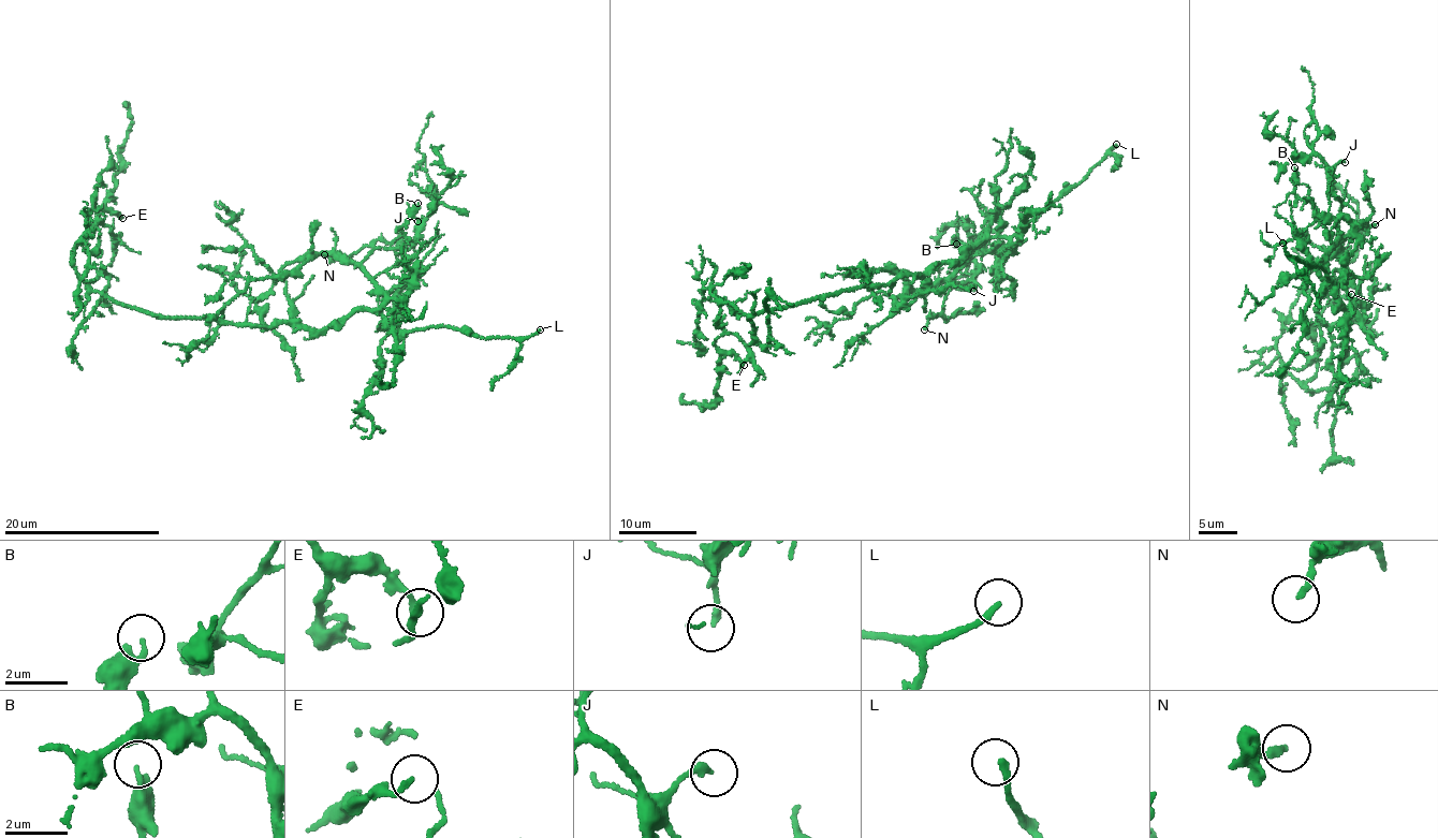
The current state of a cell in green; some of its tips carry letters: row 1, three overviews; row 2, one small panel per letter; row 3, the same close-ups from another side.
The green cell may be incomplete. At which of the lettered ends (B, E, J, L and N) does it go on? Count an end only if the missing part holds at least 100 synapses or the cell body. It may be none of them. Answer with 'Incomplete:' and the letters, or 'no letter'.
Incomplete: L

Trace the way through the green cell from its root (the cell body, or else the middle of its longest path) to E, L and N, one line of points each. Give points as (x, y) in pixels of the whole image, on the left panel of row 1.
E: (254, 326), (211, 318), (171, 319), (89, 290), (77, 278), (72, 248), (100, 221), (98, 209), (122, 218)
L: (254, 326), (295, 323), (314, 331), (368, 310), (398, 332), (441, 325), (484, 338), (516, 339), (540, 329)
N: (254, 326), (285, 323), (325, 329), (356, 311), (380, 306), (384, 292), (373, 277), (345, 256), (324, 254)

